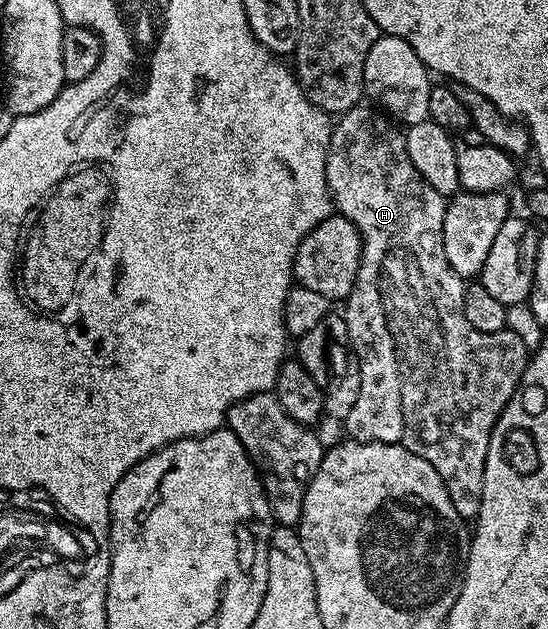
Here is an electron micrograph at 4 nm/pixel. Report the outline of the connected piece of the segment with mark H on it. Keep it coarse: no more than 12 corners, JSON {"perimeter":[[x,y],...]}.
{"perimeter":[[402,128],[329,136],[359,229],[343,303],[360,443],[431,461],[477,518],[523,341],[471,329],[446,200]]}

